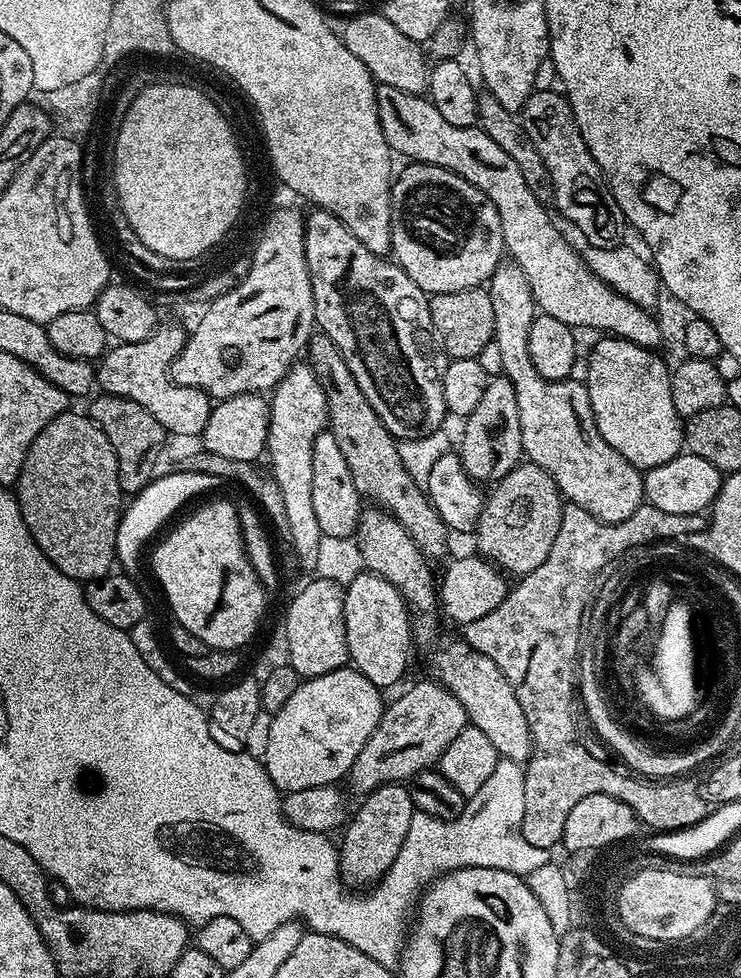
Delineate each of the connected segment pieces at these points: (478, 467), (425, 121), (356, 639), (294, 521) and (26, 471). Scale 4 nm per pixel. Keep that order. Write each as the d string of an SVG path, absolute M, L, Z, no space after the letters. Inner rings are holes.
M503 374L489 379L477 408L463 417L462 424L464 433L460 440L458 436L458 455L466 474L472 480L484 486L495 485L496 481L510 474L510 470L514 470L521 463L524 447L522 425L518 422L518 394Z
M385 84L377 87L376 105L382 134L397 157L405 156L405 161L418 164L442 166L458 174L458 178L466 178L470 186L478 186L478 190L494 202L502 222L507 255L519 266L522 274L526 274L530 294L543 315L558 318L558 322L566 322L566 326L573 330L597 328L600 334L618 336L643 348L656 350L661 347L657 317L649 309L618 294L590 270L587 259L572 249L571 242L552 221L553 213L534 198L514 158L510 158L506 150L501 150L481 128L450 126L427 95L394 90L394 86Z
M364 570L344 588L344 621L346 646L351 667L357 668L374 686L381 690L392 688L408 668L408 655L412 652L414 624L408 621L410 609L403 594L386 578Z
M300 362L289 368L285 376L280 379L270 396L270 430L268 431L268 446L266 460L272 463L270 475L278 482L278 490L282 490L282 502L286 506L287 533L292 534L292 548L300 559L300 564L308 570L315 569L319 558L319 544L325 539L318 526L318 518L314 514L313 477L311 462L314 459L314 440L328 427L328 407L326 394L322 394L322 386L318 378L314 378L312 369L307 363Z
M75 410L66 411L34 438L20 471L20 481L14 485L14 495L34 542L62 574L77 582L91 582L113 571L117 563L115 535L122 513L118 458L114 458L110 438L87 414L79 416Z

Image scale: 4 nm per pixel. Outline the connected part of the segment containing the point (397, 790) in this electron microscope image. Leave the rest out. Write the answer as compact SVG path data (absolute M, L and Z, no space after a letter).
M384 784L378 790L367 793L367 795L365 795L361 800L364 801L361 802L360 809L358 809L357 812L355 809L355 811L351 813L350 819L347 821L346 827L343 829L342 834L344 834L344 837L342 837L341 840L338 840L338 851L340 854L340 874L345 885L347 885L347 887L352 890L359 889L359 884L368 886L373 882L379 882L384 879L384 875L388 873L390 866L398 858L398 852L402 850L402 844L406 842L406 834L410 834L410 822L414 818L414 814L418 811L417 806L411 800L409 789L405 787L404 784Z

